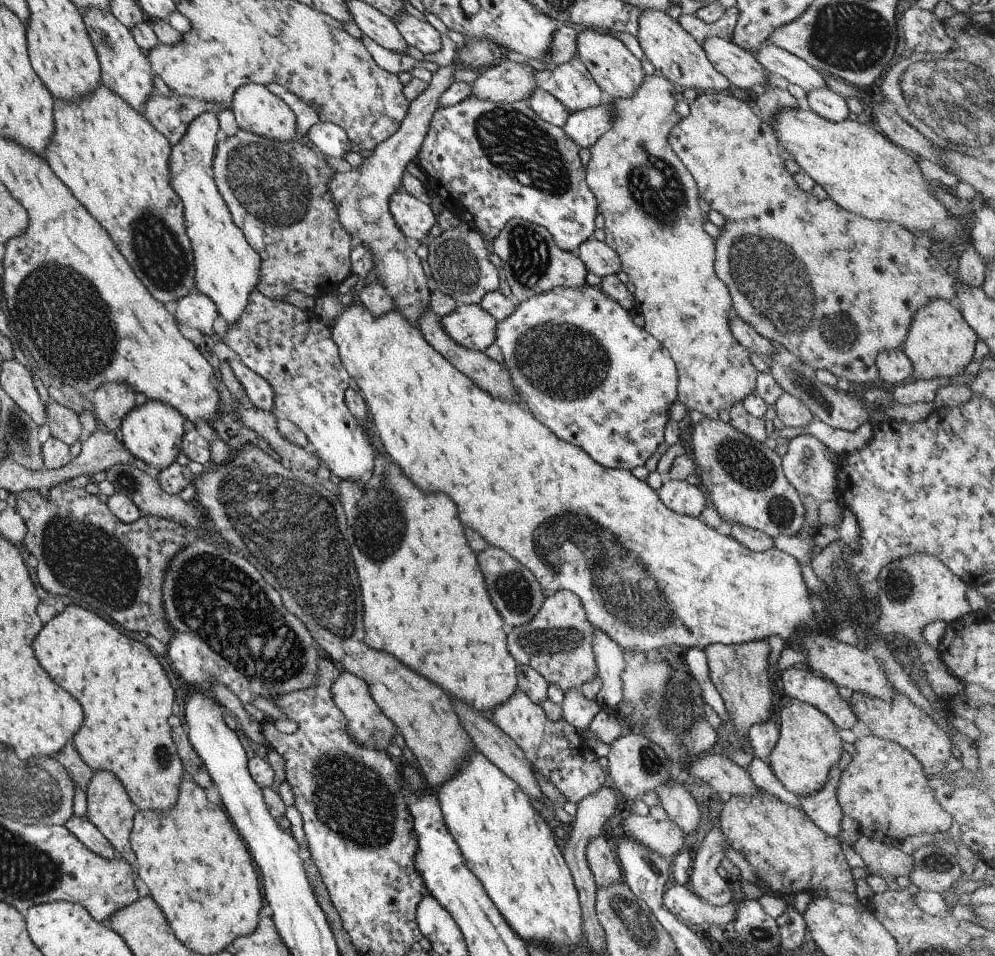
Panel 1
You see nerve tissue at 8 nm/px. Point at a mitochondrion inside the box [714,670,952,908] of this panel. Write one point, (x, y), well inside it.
(930, 863)

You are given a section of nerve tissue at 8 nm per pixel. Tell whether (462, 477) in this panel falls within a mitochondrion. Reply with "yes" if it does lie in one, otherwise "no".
no

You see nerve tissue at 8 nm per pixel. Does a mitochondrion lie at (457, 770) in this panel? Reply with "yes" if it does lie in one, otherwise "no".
no

